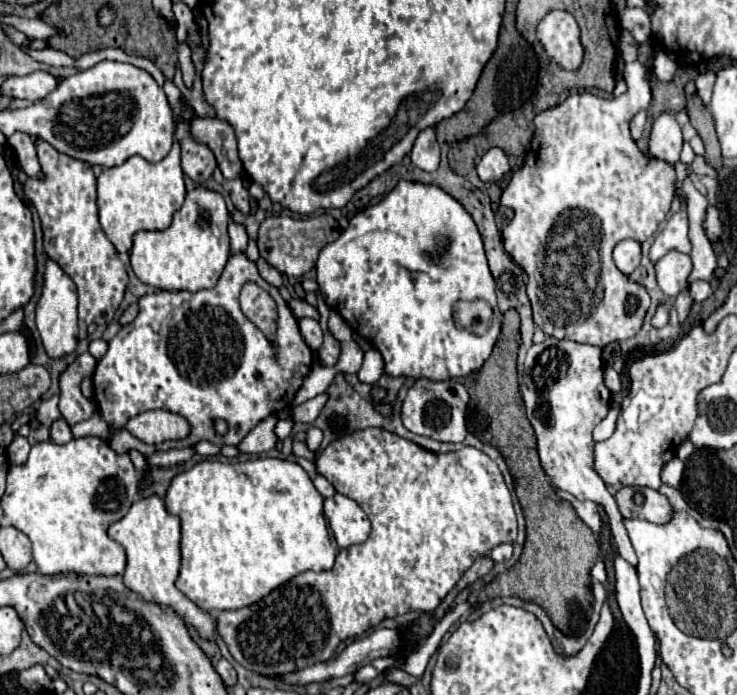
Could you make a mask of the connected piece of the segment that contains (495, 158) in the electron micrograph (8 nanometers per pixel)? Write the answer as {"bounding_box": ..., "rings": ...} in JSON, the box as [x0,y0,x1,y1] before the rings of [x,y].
{"bounding_box":[477,148,511,182],"rings":[[[491,148],[479,162],[477,166],[477,174],[483,182],[495,182],[499,180],[503,174],[507,174],[511,170],[509,166],[509,158],[501,148]]]}

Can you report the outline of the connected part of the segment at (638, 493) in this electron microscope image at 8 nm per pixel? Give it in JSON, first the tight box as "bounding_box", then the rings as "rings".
{"bounding_box":[615,488,673,524],"rings":[[[621,488],[615,494],[623,518],[643,518],[655,524],[665,524],[673,518],[673,508],[659,490],[651,488]]]}

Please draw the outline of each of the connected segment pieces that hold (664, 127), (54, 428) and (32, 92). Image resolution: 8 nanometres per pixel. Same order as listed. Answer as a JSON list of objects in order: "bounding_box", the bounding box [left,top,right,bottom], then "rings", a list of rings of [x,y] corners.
[{"bounding_box":[649,112,683,164],"rings":[[[667,112],[659,114],[653,120],[651,138],[649,138],[649,154],[653,158],[661,158],[669,164],[675,164],[679,160],[681,144],[683,144],[683,136],[675,118]]]},{"bounding_box":[51,418,73,444],"rings":[[[59,418],[51,424],[51,442],[57,442],[57,444],[67,444],[69,440],[73,440],[73,434],[71,434],[71,426]]]},{"bounding_box":[1,70,59,102],"rings":[[[41,70],[27,76],[9,76],[1,84],[1,92],[11,98],[27,98],[31,102],[37,102],[45,98],[45,94],[53,92],[59,86],[59,80],[59,76]]]}]

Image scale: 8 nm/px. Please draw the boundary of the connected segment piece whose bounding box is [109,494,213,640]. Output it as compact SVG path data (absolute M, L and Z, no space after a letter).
M157 494L137 500L127 516L117 520L109 526L109 538L123 544L127 552L127 566L125 566L125 586L139 592L149 602L161 602L173 608L187 624L193 624L203 638L213 640L213 620L207 612L197 608L189 598L181 594L175 586L175 578L179 574L179 534L181 520L165 510L163 500Z

